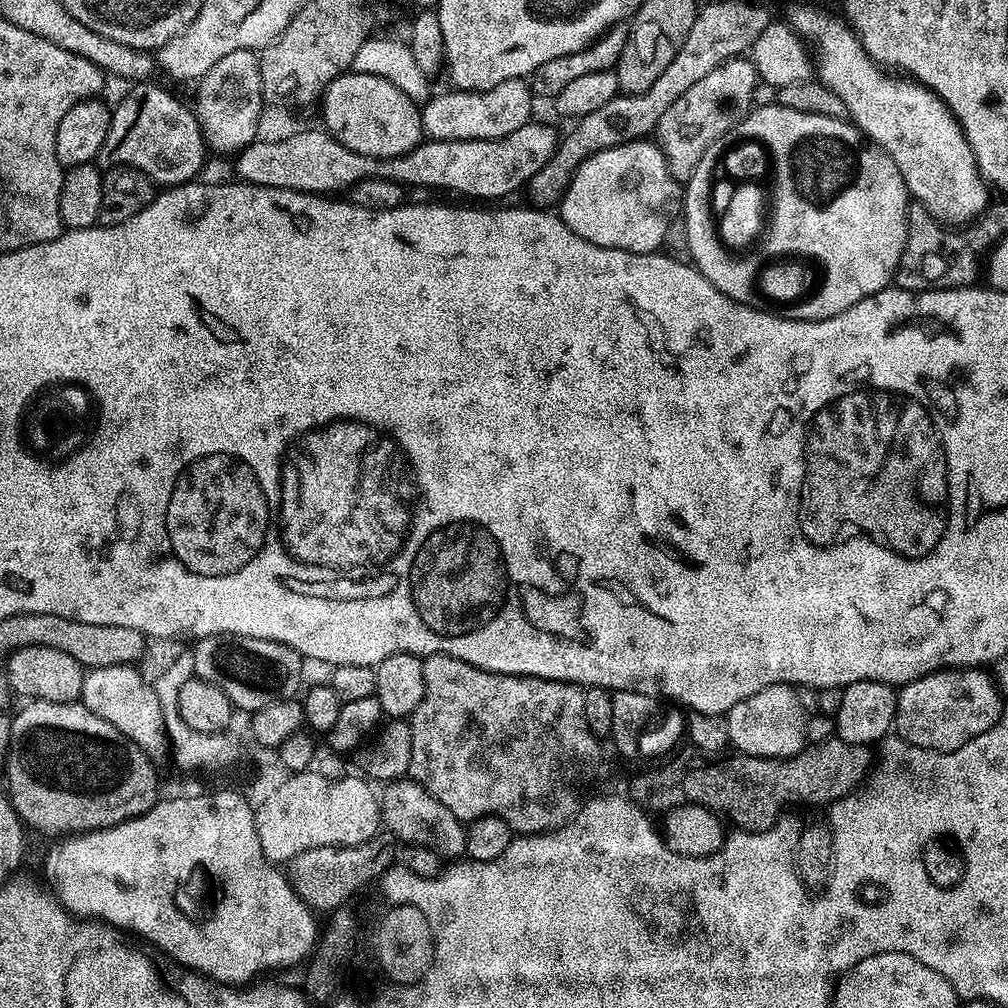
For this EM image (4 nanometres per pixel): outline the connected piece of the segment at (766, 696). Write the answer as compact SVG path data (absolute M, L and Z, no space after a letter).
M775 684L766 690L758 690L758 694L750 694L750 698L738 702L738 706L727 712L726 719L730 730L730 744L735 751L783 760L786 756L798 754L806 747L806 717L793 685Z

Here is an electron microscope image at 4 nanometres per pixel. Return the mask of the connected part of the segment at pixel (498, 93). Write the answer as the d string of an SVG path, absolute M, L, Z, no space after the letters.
M524 78L515 80L503 80L485 92L465 92L463 90L451 90L441 96L433 95L422 108L424 131L434 140L493 140L502 138L506 134L514 134L522 126L526 126L533 119L532 100L534 93L529 81Z

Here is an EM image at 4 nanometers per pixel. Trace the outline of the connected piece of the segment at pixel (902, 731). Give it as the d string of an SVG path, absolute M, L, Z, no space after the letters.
M950 668L932 672L899 689L896 697L894 732L901 740L924 748L927 752L953 752L966 746L966 742L978 738L978 734L986 734L986 730L996 725L1002 711L1000 703L1002 697L987 671L980 668Z

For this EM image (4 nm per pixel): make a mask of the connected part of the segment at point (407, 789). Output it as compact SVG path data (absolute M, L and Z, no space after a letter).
M411 778L394 780L379 797L382 824L387 831L396 836L397 841L411 846L420 844L423 848L434 850L441 858L460 858L465 855L465 825L438 798L434 798L422 784Z

